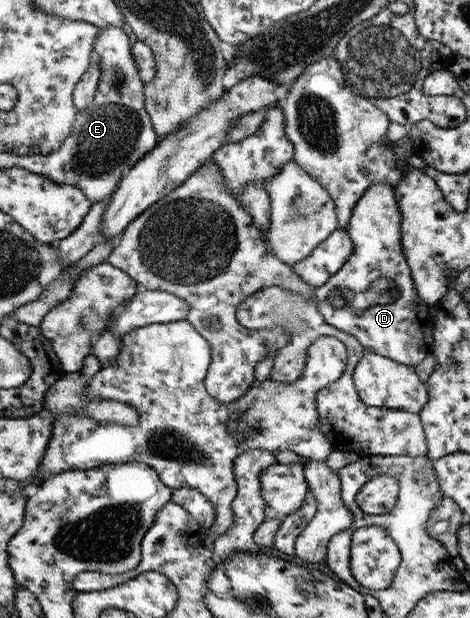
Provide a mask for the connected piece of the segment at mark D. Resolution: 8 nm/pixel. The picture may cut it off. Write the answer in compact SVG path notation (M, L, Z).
M386 183L369 186L354 205L345 228L354 242L353 254L336 274L315 289L314 303L327 323L354 336L365 350L415 368L432 354L432 318L428 304L418 295L404 256L400 221L393 187Z

